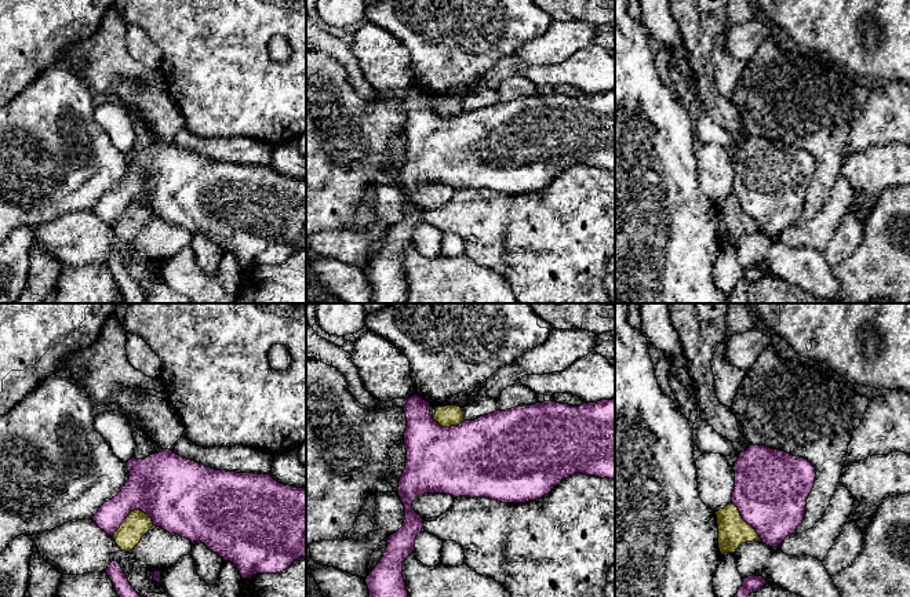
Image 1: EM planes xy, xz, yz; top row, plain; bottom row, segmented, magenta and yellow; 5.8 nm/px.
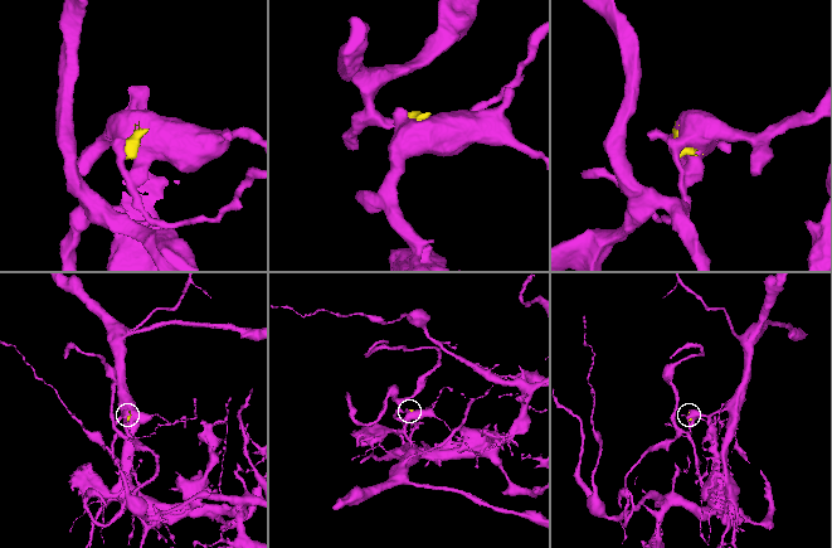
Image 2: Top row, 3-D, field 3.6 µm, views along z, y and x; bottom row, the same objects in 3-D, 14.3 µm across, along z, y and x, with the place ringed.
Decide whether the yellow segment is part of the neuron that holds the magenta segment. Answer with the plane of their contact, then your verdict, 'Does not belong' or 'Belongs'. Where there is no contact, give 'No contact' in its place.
Touches magenta in xy. Does not belong

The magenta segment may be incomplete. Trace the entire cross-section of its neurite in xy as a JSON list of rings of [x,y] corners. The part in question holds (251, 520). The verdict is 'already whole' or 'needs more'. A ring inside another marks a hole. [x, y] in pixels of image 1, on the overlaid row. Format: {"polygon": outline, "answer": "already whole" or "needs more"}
{"polygon": [[[171,449],[145,459],[131,458],[130,478],[121,491],[94,514],[94,523],[113,538],[134,510],[146,513],[153,525],[192,543],[201,542],[225,561],[233,563],[241,578],[280,574],[306,556],[306,489],[284,485],[270,474],[215,470]]], "answer": "already whole"}

